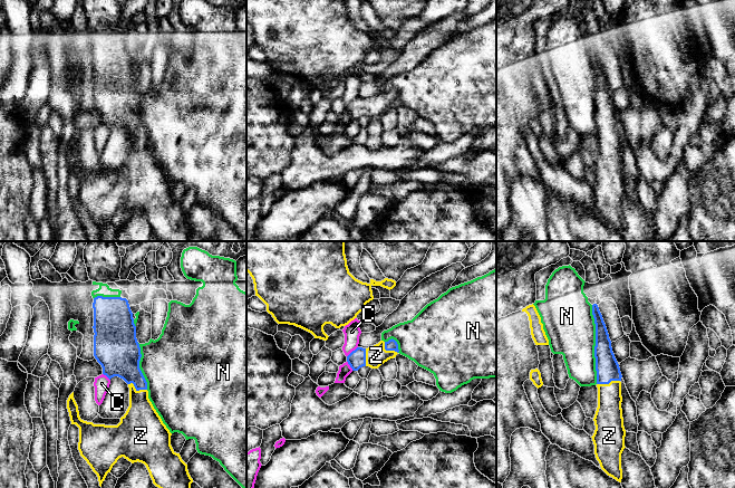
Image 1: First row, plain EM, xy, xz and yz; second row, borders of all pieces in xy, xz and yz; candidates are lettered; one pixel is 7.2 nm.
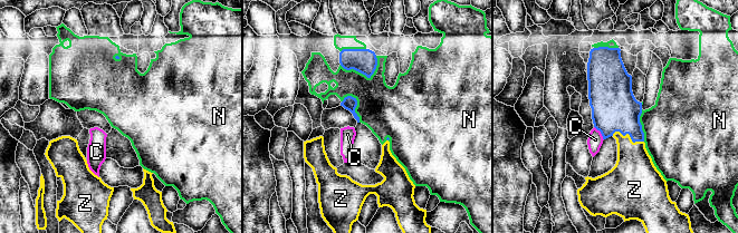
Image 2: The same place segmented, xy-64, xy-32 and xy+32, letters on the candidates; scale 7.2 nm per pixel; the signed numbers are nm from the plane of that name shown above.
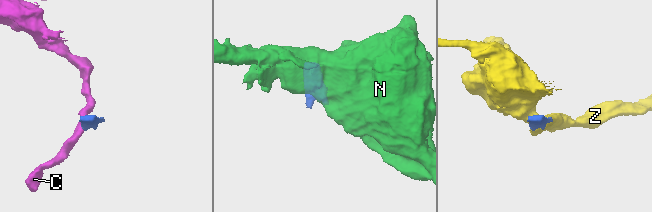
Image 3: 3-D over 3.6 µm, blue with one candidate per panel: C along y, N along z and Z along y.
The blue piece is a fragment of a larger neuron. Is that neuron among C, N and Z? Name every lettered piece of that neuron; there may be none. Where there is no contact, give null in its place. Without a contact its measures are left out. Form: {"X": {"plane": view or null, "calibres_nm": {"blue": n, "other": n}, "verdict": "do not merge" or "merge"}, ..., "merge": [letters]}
{"C": {"plane": "xz", "calibres_nm": {"blue": 130, "other": 120}, "verdict": "do not merge"}, "N": {"plane": "yz", "calibres_nm": {"blue": 170, "other": 360}, "verdict": "do not merge"}, "Z": {"plane": "yz", "calibres_nm": {"blue": 170, "other": 200}, "verdict": "merge"}, "merge": ["Z"]}

